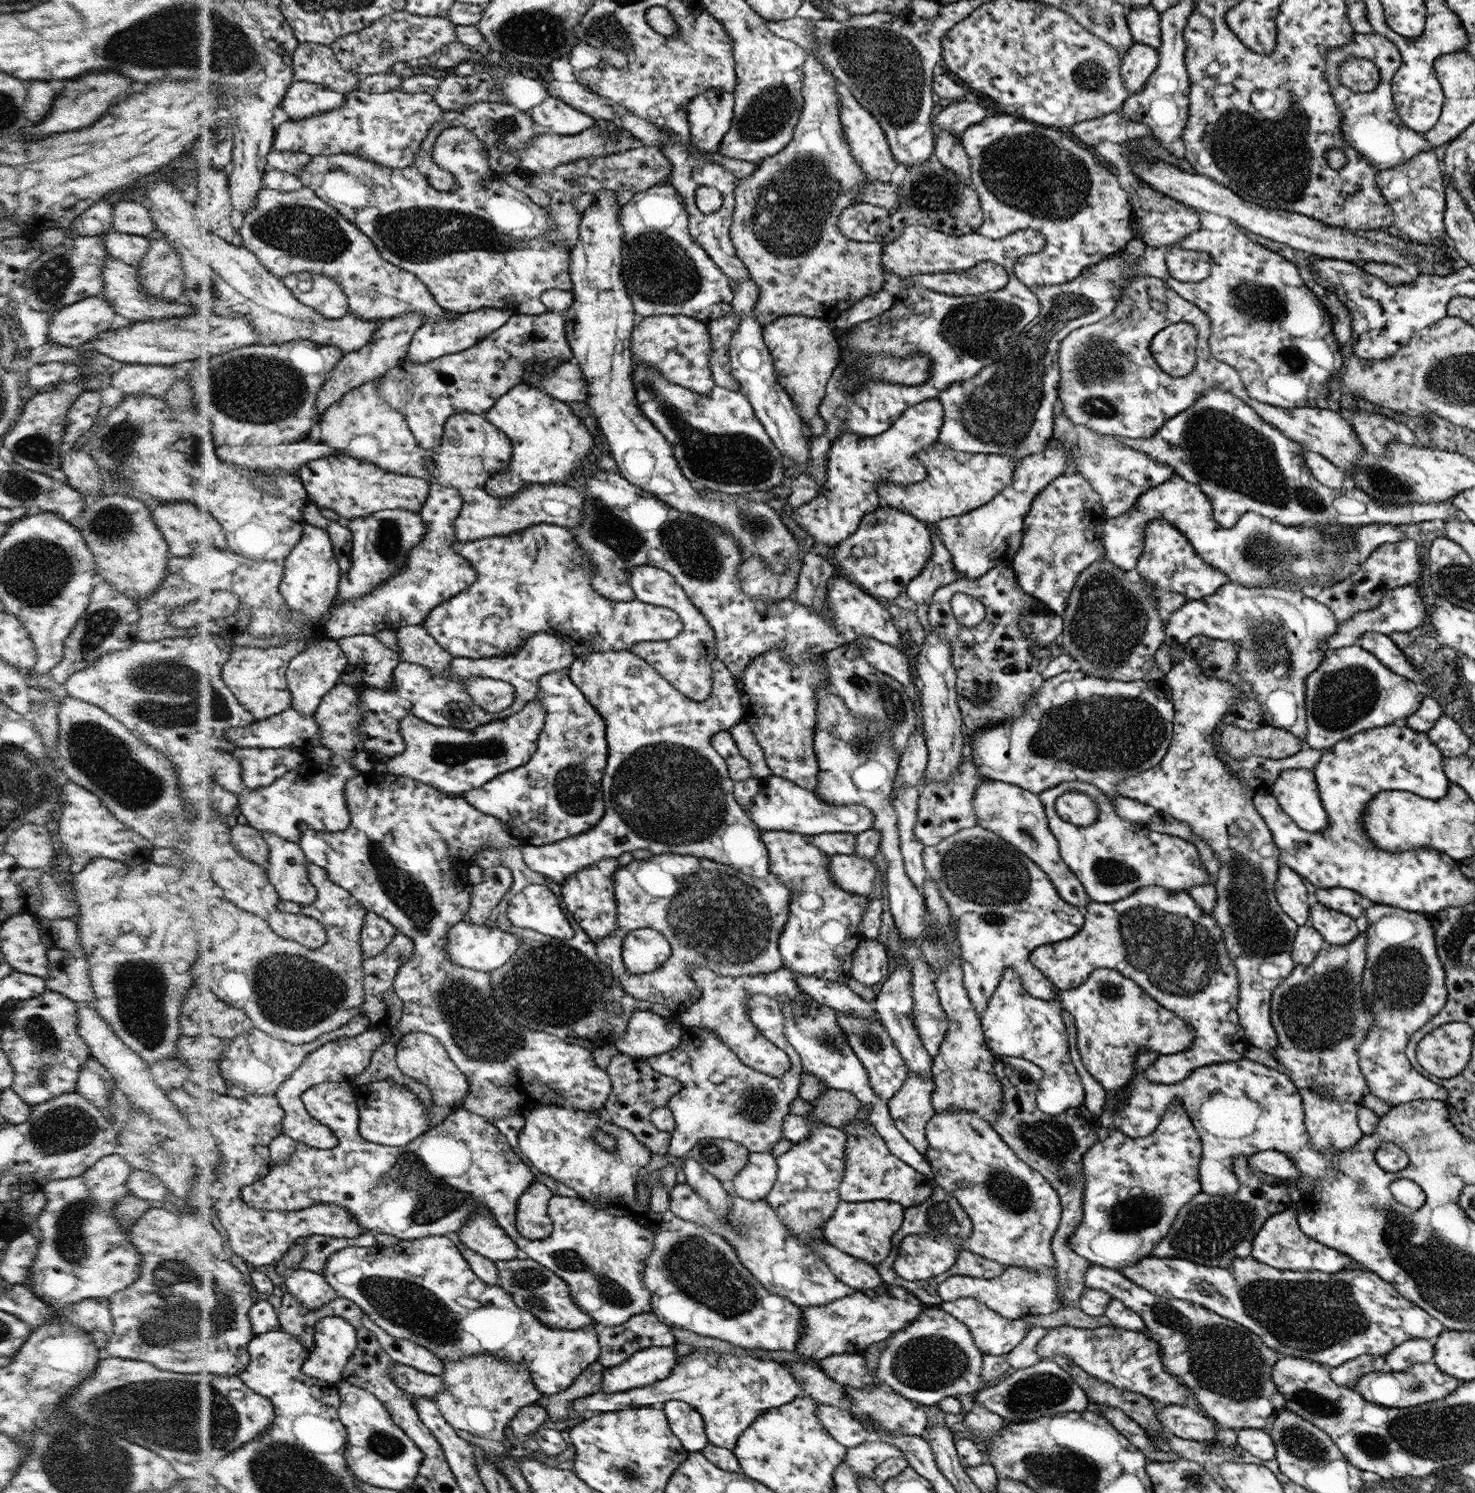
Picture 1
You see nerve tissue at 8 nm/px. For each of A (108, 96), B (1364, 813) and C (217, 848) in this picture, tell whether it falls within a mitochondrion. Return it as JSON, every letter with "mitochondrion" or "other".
{"A":"other","B":"other","C":"other"}

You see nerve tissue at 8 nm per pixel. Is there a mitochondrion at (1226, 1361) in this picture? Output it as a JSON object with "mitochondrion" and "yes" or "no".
{"mitochondrion":"yes"}

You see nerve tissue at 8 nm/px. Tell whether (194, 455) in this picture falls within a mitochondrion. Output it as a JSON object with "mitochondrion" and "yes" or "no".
{"mitochondrion":"no"}

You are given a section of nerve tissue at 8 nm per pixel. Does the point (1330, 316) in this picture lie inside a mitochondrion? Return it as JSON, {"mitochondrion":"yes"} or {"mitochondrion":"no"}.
{"mitochondrion":"no"}

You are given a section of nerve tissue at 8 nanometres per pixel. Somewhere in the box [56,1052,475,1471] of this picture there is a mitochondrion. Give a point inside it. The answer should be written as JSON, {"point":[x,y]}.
{"point":[185,1420]}

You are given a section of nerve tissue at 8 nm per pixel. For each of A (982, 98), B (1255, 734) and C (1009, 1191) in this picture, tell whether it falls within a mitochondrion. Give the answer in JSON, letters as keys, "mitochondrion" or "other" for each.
{"A":"other","B":"other","C":"mitochondrion"}

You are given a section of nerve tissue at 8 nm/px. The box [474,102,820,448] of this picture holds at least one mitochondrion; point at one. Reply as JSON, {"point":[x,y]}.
{"point":[661,271]}

